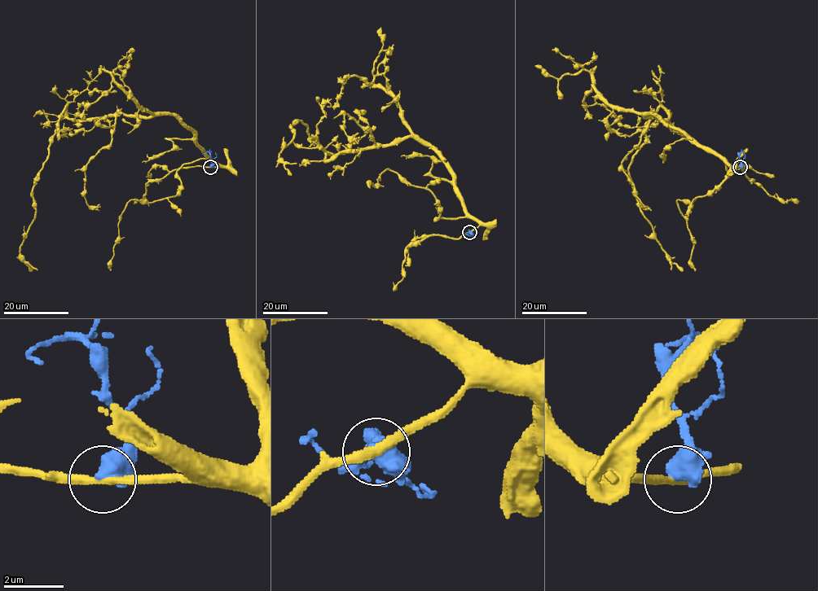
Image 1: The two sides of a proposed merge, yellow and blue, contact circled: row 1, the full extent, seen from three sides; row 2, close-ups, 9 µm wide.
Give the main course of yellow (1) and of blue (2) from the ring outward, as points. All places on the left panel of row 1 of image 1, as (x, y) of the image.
1: (210, 167), (220, 167), (170, 114), (71, 119), (67, 107), (32, 190), (36, 217), (20, 247), (32, 270)
2: (210, 167), (211, 155), (205, 151), (204, 154)

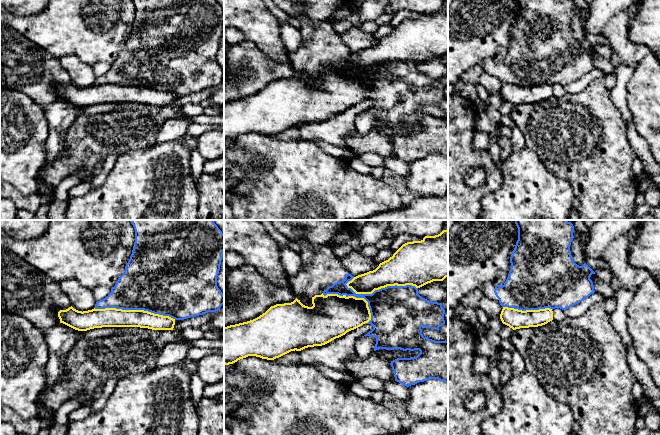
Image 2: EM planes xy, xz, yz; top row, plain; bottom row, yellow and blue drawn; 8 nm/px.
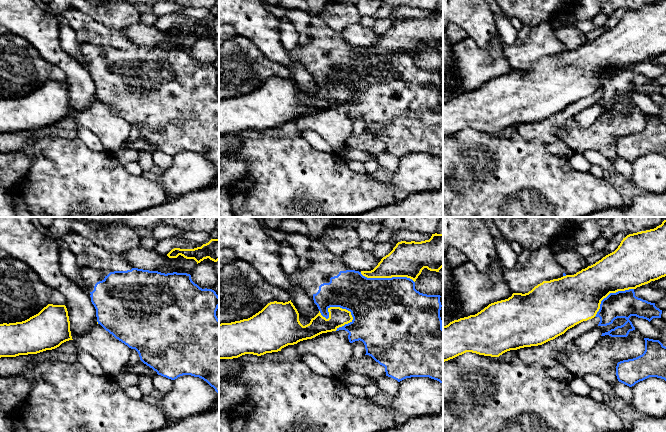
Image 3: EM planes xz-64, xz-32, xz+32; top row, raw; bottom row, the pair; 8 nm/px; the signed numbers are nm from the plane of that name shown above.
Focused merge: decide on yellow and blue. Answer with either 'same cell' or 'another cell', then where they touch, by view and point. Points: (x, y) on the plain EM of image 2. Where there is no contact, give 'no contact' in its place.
another cell | xy (135, 86)

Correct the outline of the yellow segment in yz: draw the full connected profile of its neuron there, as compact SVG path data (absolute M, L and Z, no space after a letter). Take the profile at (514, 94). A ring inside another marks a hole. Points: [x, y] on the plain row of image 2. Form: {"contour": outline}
{"contour": "M503 83L500 95L503 100L509 102L513 106L538 103L553 96L553 87L550 84L522 87Z"}

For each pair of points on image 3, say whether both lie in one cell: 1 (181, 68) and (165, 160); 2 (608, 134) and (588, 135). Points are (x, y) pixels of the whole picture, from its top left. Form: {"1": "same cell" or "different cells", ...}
{"1": "different cells", "2": "same cell"}

